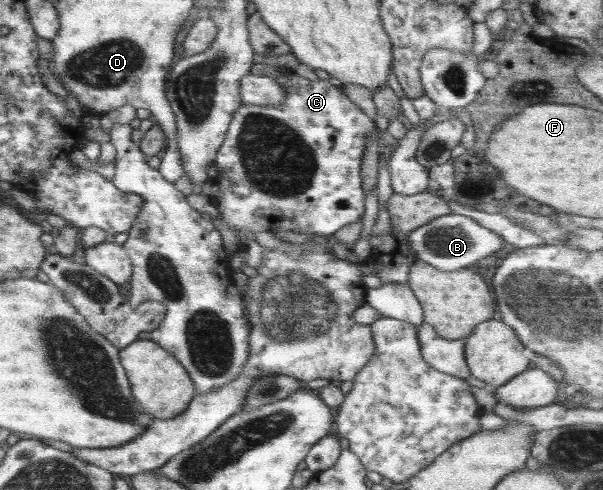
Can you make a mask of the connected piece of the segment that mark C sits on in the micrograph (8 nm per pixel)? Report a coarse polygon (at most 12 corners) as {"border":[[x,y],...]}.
{"border":[[294,71],[216,152],[225,252],[365,212],[376,125]]}

